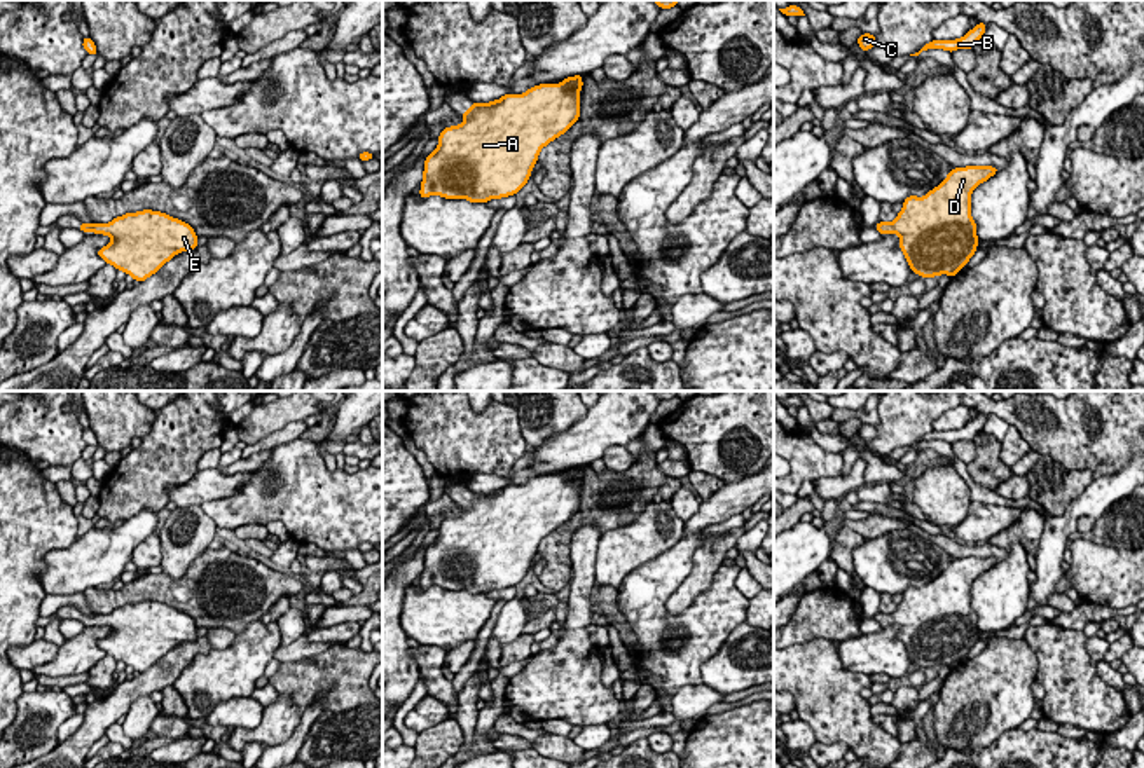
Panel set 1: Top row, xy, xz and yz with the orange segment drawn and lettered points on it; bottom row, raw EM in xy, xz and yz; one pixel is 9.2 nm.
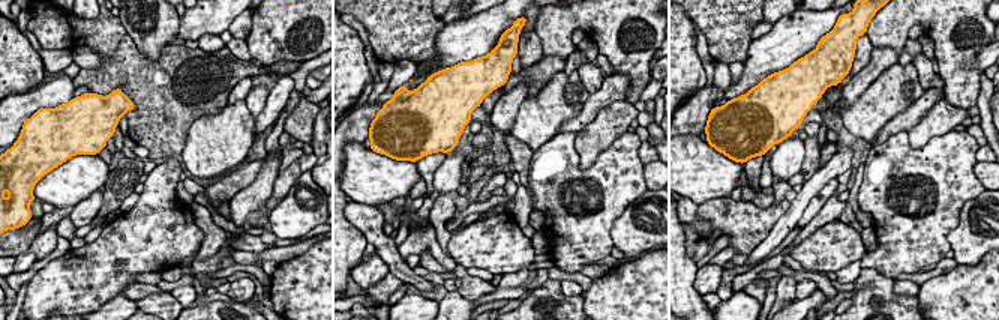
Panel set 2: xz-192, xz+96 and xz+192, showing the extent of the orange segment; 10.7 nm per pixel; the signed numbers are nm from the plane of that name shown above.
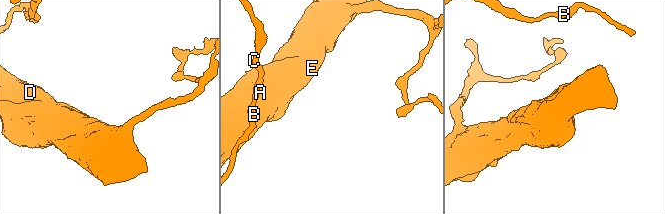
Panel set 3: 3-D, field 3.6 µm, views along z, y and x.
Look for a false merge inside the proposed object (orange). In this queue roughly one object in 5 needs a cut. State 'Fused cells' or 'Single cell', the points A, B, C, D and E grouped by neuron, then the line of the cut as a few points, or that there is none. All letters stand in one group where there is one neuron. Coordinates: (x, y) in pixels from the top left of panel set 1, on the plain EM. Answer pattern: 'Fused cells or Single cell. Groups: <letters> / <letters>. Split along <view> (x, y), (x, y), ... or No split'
Single cell. Groups: A B C D E. No split

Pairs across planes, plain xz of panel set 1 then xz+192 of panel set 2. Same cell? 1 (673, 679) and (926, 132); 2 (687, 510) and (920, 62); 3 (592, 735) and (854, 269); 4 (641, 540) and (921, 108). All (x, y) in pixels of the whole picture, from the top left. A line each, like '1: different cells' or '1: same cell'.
1: different cells
2: same cell
3: same cell
4: different cells

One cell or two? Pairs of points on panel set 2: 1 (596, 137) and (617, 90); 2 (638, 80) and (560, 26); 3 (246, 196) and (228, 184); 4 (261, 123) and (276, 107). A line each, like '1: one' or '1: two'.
1: two
2: one
3: two
4: one

